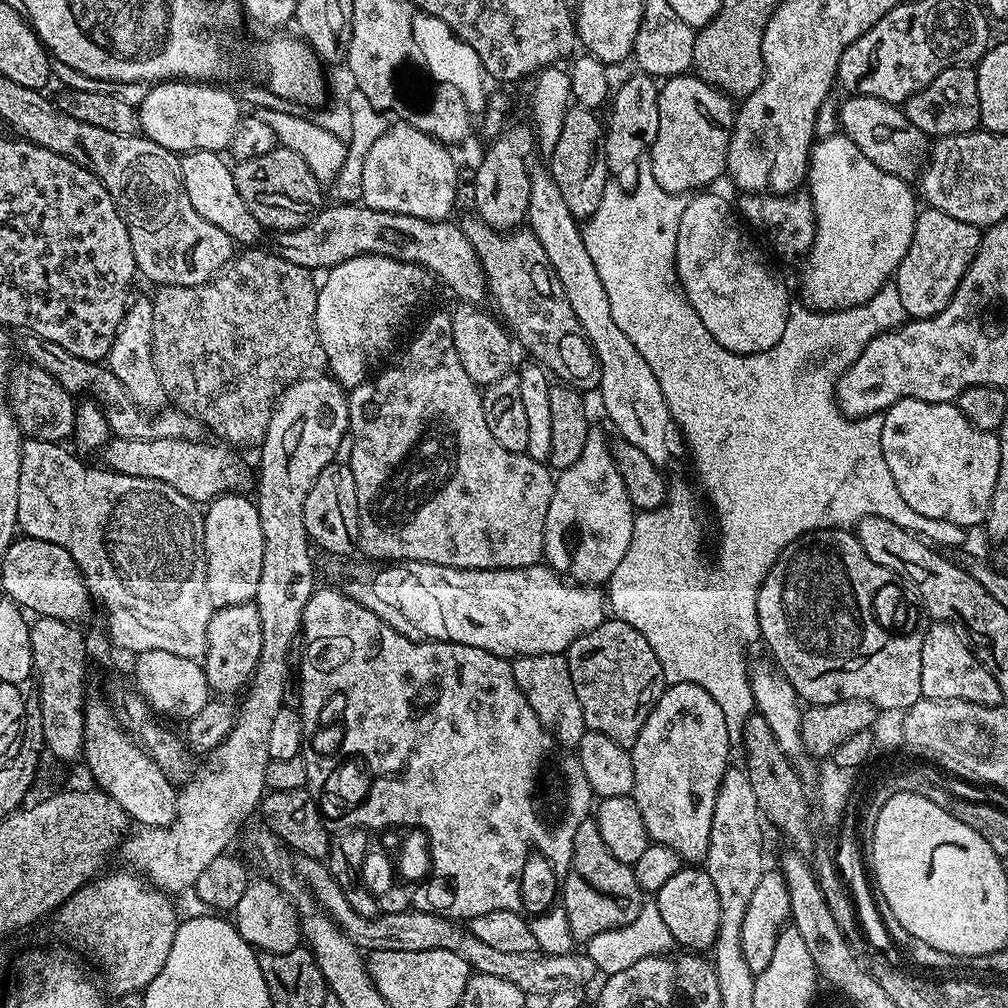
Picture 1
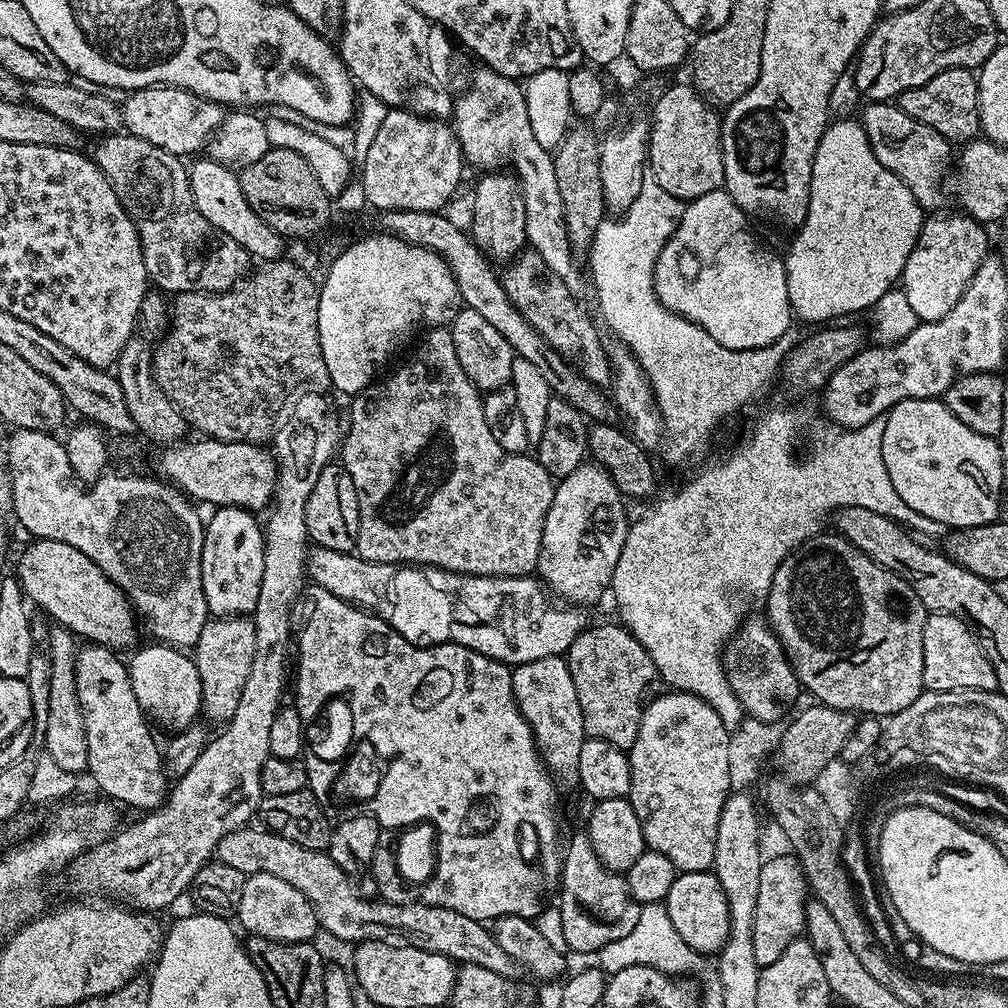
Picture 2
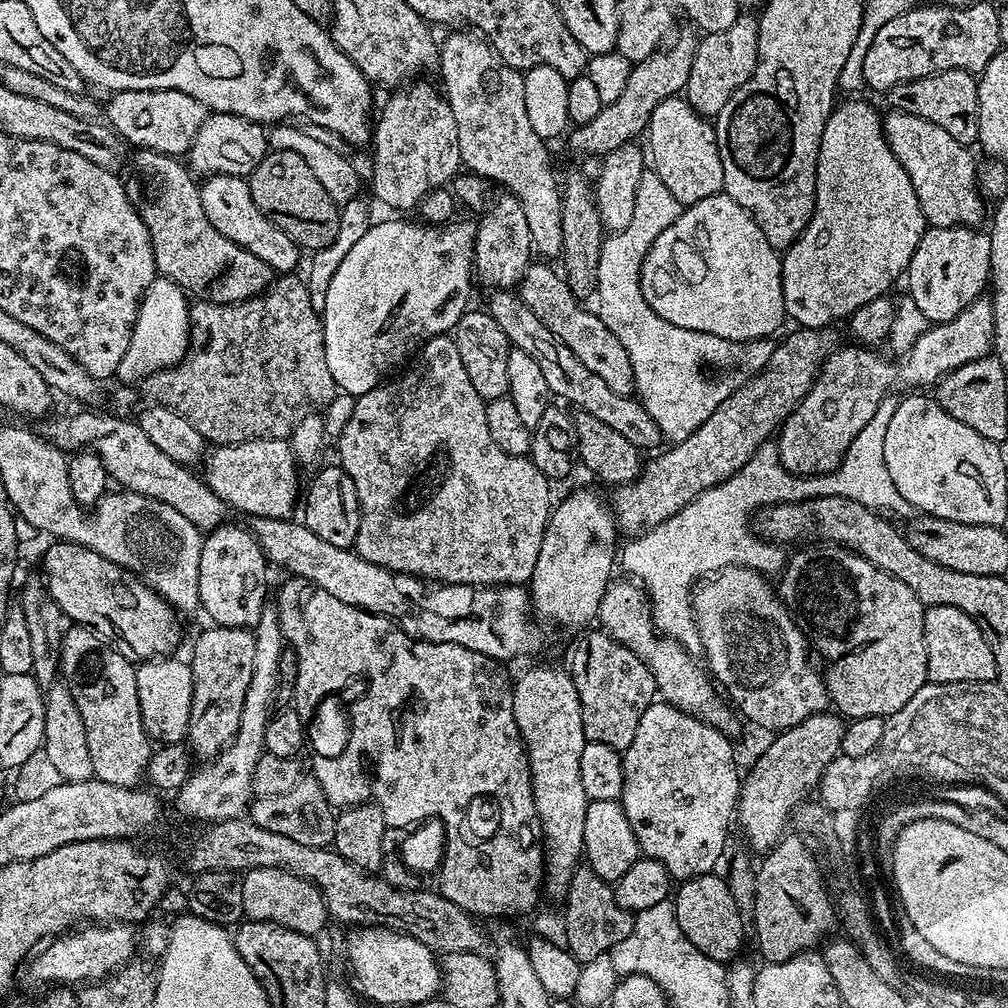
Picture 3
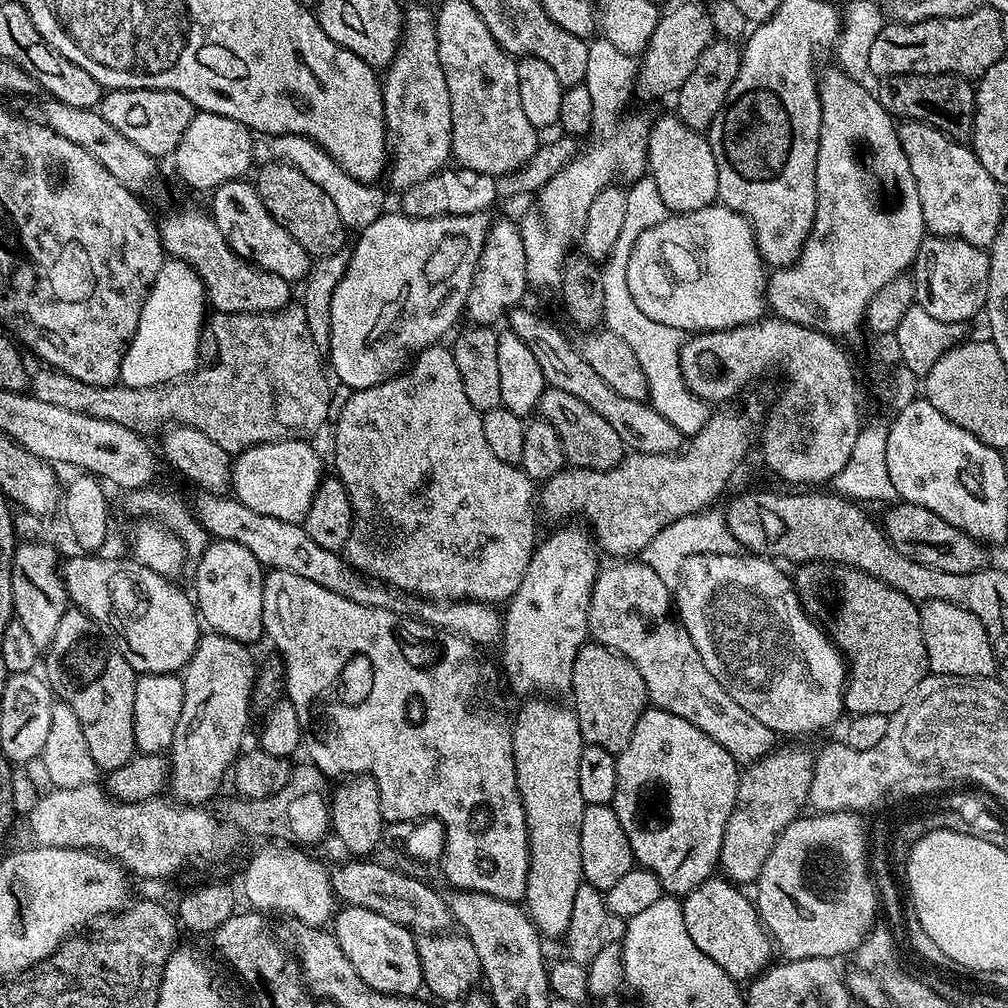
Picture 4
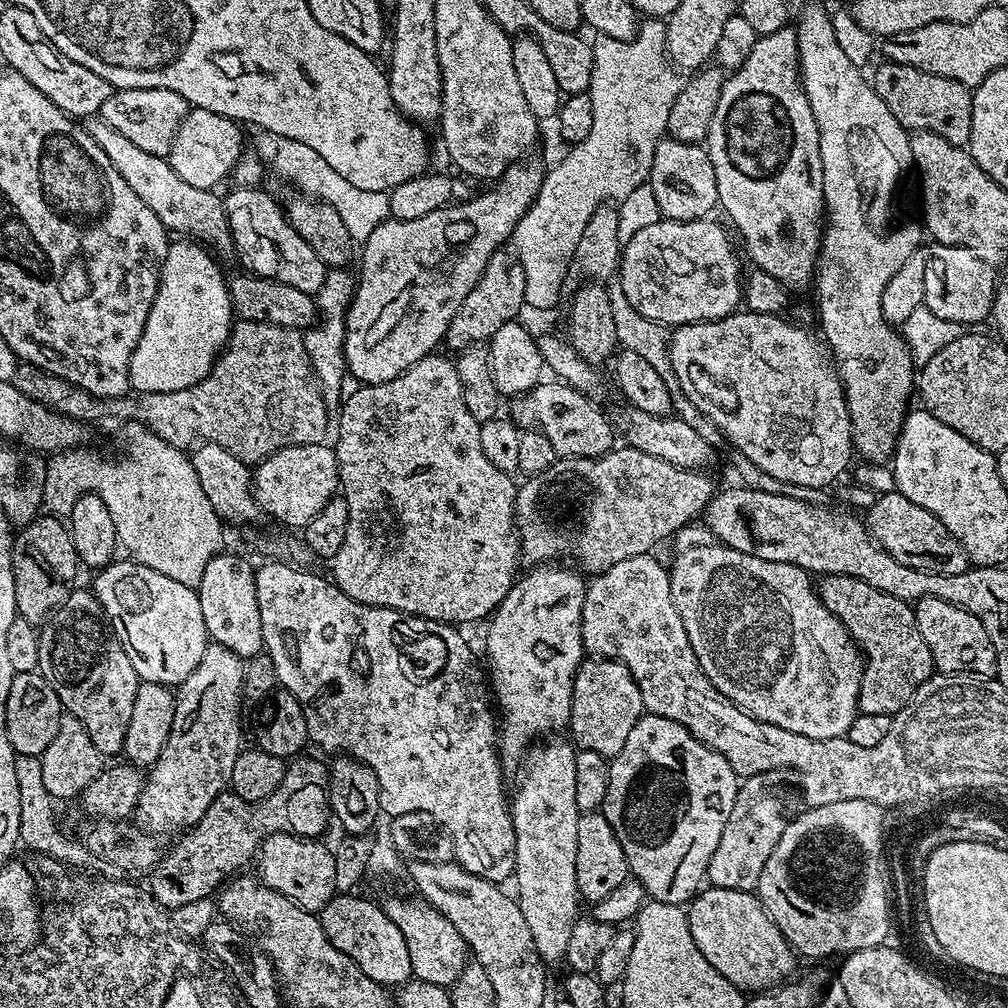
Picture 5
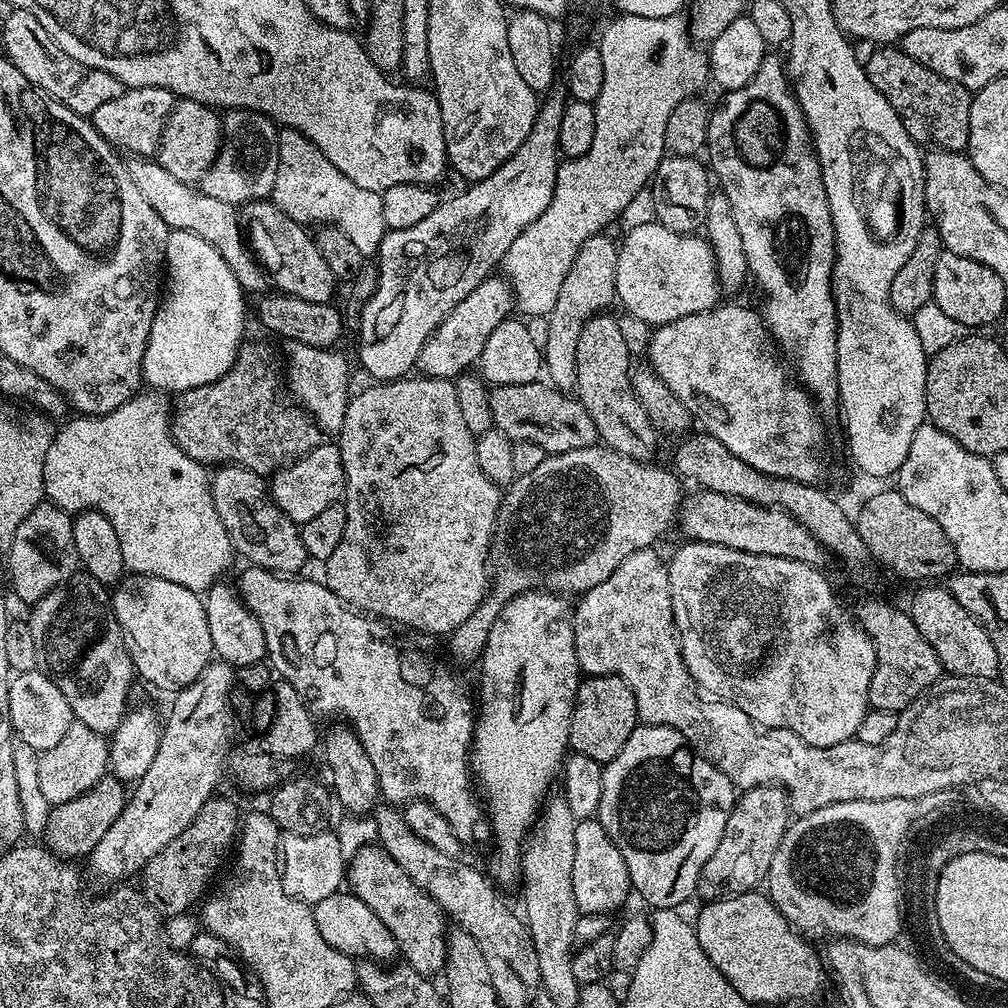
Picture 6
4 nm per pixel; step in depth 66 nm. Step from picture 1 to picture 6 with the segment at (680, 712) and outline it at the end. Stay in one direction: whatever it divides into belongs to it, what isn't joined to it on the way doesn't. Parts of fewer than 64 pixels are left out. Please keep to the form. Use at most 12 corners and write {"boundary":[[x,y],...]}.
{"boundary":[[670,726],[604,765],[595,819],[652,910],[697,895],[738,792]]}

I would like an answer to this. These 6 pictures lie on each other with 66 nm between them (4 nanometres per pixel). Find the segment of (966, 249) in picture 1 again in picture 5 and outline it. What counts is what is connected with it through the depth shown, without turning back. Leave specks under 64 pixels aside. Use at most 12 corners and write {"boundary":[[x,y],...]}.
{"boundary":[[933,243],[924,307],[980,326],[997,269],[962,246]]}

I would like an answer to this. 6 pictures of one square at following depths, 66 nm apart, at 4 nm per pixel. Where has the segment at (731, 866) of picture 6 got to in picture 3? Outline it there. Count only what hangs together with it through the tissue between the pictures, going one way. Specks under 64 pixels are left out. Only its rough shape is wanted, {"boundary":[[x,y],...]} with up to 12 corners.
{"boundary":[[814,714],[747,769],[735,819],[771,852],[841,755],[845,721]]}

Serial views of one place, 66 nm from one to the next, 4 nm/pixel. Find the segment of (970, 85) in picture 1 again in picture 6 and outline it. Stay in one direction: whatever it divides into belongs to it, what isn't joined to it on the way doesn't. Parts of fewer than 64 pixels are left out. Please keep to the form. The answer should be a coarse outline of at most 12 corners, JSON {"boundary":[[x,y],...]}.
{"boundary":[[896,46],[864,72],[921,146],[963,153],[973,93]]}

